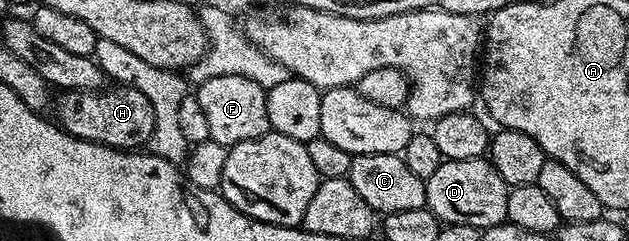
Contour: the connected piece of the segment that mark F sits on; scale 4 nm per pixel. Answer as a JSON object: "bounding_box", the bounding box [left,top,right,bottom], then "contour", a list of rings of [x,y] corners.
{"bounding_box":[195,75,270,146],"contour":[[[219,75],[196,86],[195,96],[211,130],[209,140],[225,146],[238,145],[247,139],[259,139],[270,132],[267,119],[267,91],[255,83],[255,79],[243,79],[243,75]]]}

